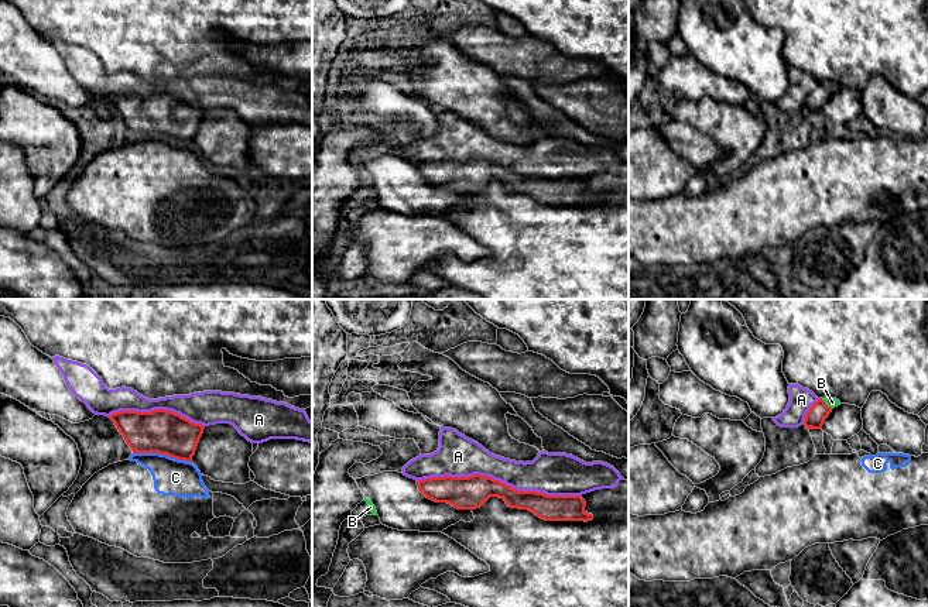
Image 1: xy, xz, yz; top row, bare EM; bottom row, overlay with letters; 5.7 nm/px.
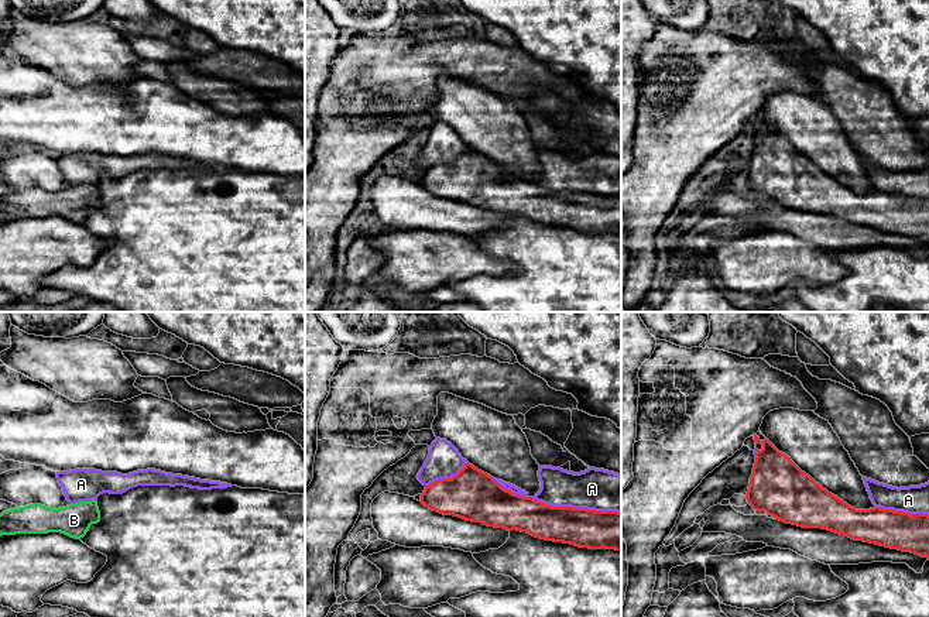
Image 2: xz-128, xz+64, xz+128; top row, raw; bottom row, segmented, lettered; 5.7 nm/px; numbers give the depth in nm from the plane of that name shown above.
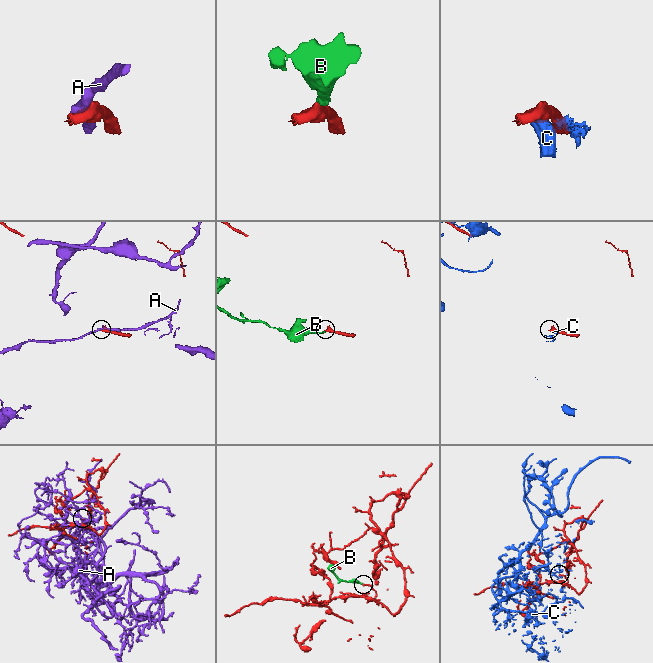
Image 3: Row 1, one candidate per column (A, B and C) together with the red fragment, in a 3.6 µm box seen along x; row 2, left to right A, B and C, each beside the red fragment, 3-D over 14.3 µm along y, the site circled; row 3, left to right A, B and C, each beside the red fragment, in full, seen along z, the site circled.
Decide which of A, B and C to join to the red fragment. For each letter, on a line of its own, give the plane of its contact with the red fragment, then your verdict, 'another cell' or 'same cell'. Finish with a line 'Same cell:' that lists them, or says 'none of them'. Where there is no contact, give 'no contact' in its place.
A: meets red in xz; another cell
B: meets red in yz; same cell
C: meets red in xy; another cell
Same cell: B

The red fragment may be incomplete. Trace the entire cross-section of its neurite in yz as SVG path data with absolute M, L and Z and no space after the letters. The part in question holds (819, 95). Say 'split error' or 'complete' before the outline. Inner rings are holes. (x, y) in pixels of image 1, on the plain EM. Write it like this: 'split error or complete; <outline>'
split error; M819 82L807 96L804 109L808 113L822 113L825 103L829 100L835 90L840 89L836 82Z

